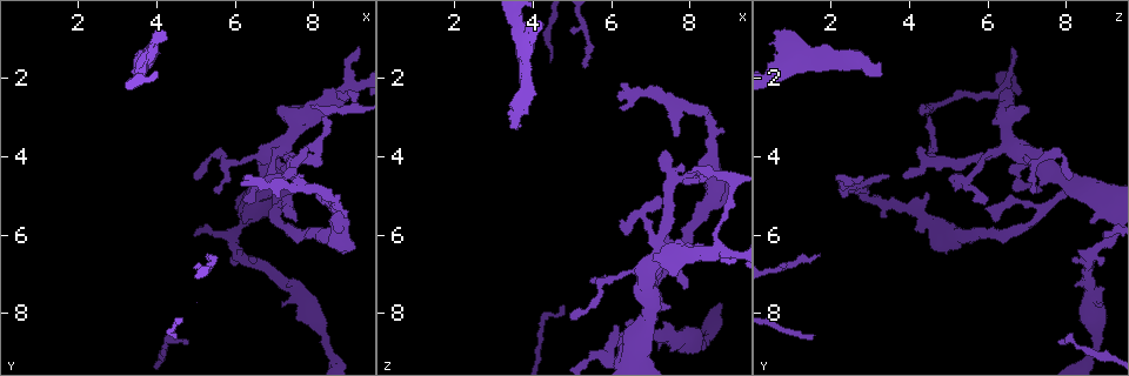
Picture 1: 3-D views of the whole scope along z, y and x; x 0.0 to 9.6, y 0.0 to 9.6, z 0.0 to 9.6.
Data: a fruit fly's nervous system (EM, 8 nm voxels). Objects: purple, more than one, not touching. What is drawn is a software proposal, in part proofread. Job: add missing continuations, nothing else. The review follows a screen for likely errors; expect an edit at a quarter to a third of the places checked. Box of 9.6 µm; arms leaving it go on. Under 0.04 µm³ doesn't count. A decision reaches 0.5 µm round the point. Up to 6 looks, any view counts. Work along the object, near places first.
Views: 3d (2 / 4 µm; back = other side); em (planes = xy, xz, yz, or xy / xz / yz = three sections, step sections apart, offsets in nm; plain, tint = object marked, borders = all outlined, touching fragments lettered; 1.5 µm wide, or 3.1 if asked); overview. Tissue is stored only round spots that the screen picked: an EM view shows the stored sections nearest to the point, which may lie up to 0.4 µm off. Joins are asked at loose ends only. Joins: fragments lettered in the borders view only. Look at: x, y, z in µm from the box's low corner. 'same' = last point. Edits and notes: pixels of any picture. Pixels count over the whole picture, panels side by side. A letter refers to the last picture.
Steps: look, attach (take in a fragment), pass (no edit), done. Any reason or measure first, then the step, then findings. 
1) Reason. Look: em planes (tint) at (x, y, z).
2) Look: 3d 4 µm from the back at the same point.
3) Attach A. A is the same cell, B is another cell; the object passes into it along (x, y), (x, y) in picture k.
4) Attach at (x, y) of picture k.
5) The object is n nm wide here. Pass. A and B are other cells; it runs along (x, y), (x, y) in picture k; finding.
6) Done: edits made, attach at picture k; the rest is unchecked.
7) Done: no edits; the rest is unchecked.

An open end. Look: em planes (plain) at (5.45, 4.85, 7.10).

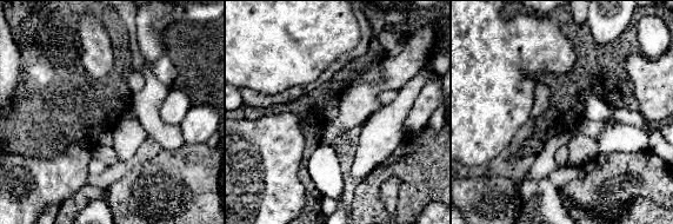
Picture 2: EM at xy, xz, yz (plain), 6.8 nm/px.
Look: em planes (tint) at the same point.

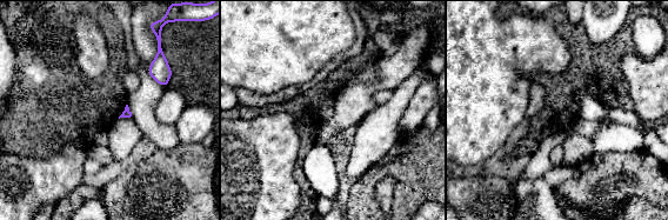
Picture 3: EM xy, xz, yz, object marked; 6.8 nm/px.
Look: em planes (borders) at the same point.

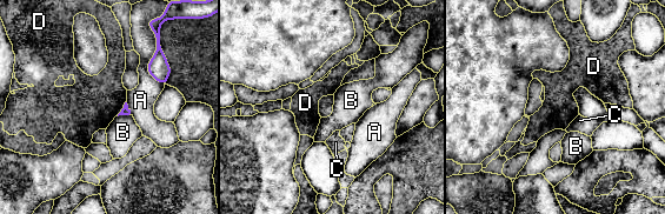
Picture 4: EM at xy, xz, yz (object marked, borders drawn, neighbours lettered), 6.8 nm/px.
The longest contact is with A, 280 nm. Pass. A, B, C and D are other cells; none of them fits.

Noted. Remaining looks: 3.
An open end. Look: 3d 2 µm at (3.65, 2.00, 3.25).

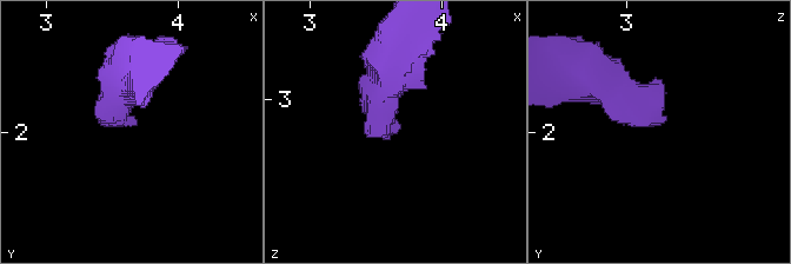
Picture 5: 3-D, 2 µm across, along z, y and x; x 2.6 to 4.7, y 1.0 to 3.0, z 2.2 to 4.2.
Look: em xz step 8 (plain) at (3.68, 1.94, 3.22).

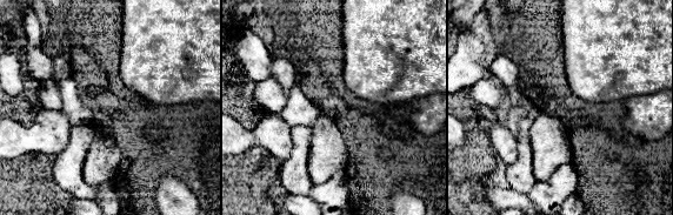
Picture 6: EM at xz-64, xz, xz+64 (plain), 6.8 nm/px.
See the neighbours. Look: em xz step 8 (borders) at the same point.

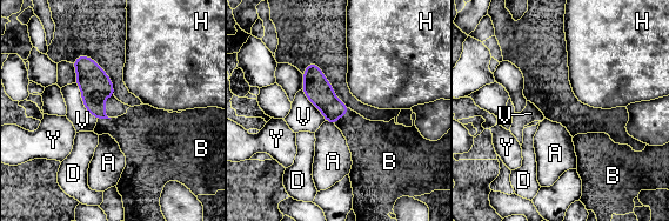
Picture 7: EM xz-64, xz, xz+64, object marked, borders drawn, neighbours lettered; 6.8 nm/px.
Attach at (368, 141) of picture 7. B is the same cell, A, D, H, V and Y are other cells; the object passes into it along (318, 89), (341, 116), (368, 141) in picture 7; the neuron continues.

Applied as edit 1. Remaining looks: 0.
Done: edits made, attach at picture 7; the rest is unchecked.

